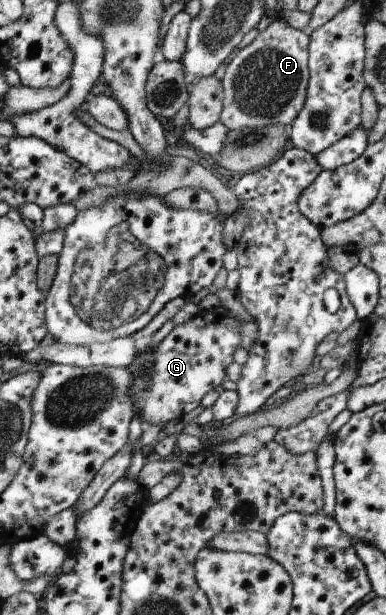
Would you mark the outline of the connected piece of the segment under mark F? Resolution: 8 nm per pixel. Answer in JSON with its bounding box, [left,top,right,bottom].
[221,17,311,130]

